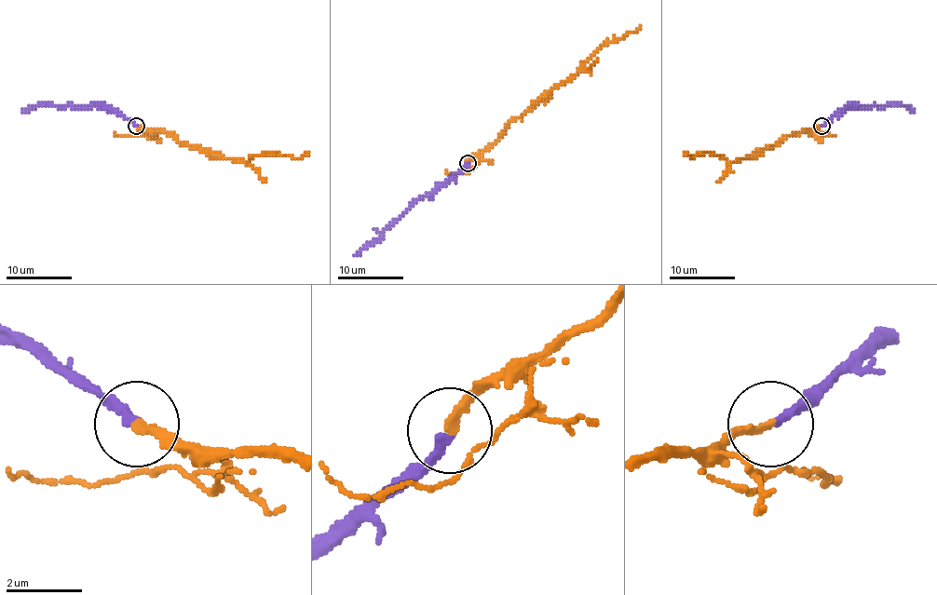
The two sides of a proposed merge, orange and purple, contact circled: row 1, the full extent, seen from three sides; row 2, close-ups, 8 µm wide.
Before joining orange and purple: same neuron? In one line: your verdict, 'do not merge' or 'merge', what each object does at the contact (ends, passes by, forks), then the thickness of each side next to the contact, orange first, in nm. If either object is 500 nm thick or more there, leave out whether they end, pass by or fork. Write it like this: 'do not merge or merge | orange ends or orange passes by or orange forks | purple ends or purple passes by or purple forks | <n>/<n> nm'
merge | orange ends | purple ends | 220/240 nm

